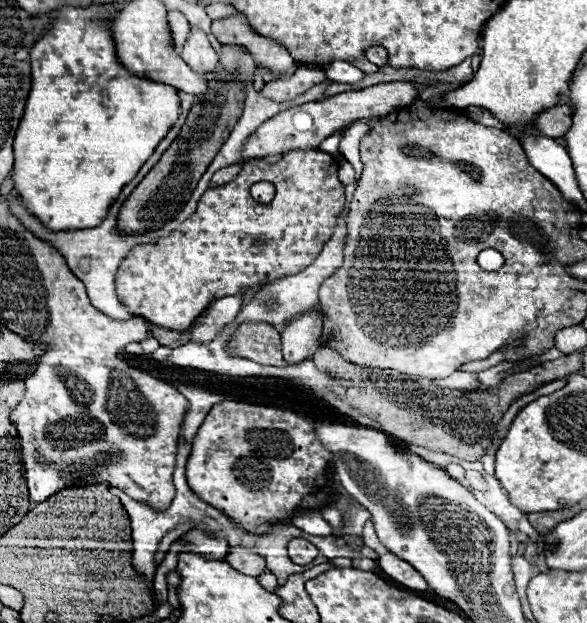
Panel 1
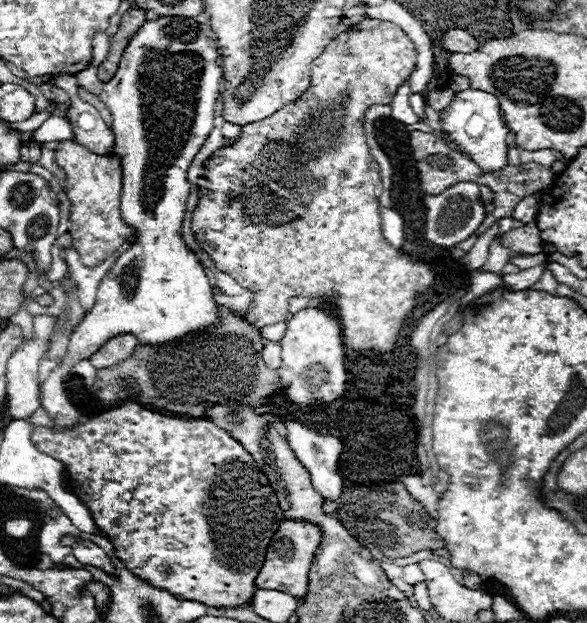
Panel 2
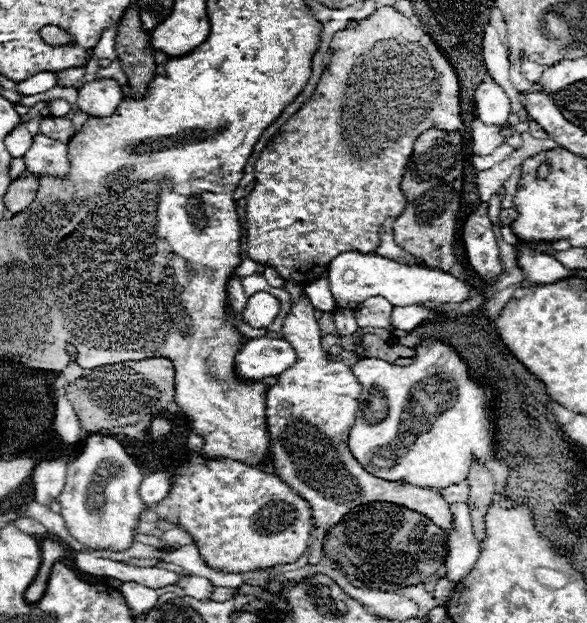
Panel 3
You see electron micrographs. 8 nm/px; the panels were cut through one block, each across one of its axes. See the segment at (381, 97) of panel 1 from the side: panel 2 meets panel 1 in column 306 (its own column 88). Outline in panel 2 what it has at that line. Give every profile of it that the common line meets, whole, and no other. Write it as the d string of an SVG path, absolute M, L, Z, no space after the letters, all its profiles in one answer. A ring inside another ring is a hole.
M78 96L72 98L72 104L68 108L68 118L76 136L76 142L84 148L88 148L90 152L96 154L110 154L112 146L114 146L114 134L112 130L104 124L104 120L100 118L98 110L80 100Z

